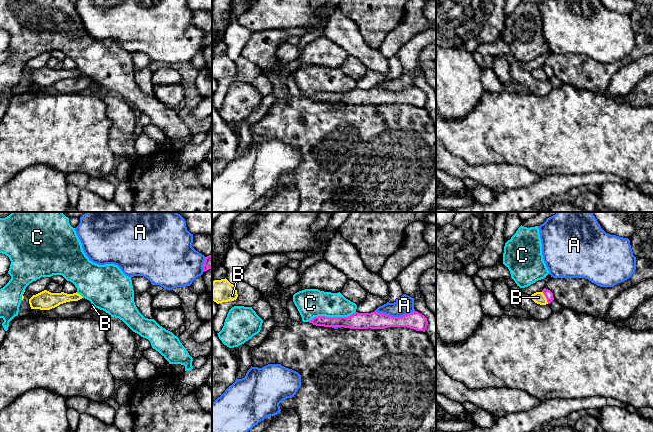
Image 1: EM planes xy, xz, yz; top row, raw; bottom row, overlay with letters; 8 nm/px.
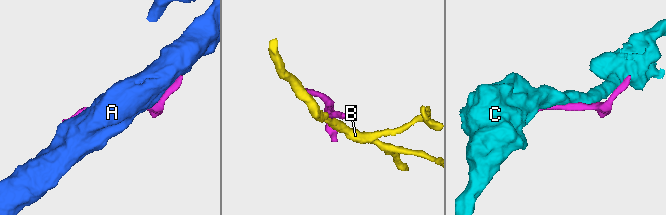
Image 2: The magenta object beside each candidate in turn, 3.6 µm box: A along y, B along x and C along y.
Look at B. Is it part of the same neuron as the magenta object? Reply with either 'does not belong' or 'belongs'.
does not belong

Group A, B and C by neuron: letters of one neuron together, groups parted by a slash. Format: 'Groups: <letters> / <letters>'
Groups: A / B / C

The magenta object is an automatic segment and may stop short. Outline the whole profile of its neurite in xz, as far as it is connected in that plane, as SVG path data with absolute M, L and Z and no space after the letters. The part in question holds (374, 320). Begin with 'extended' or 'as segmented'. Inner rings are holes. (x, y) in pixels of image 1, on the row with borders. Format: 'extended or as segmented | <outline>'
as segmented | M376 311L371 313L355 312L348 317L318 316L308 321L316 326L344 327L350 329L384 329L388 327L407 327L416 331L425 332L427 318L417 311L401 317L392 317Z

